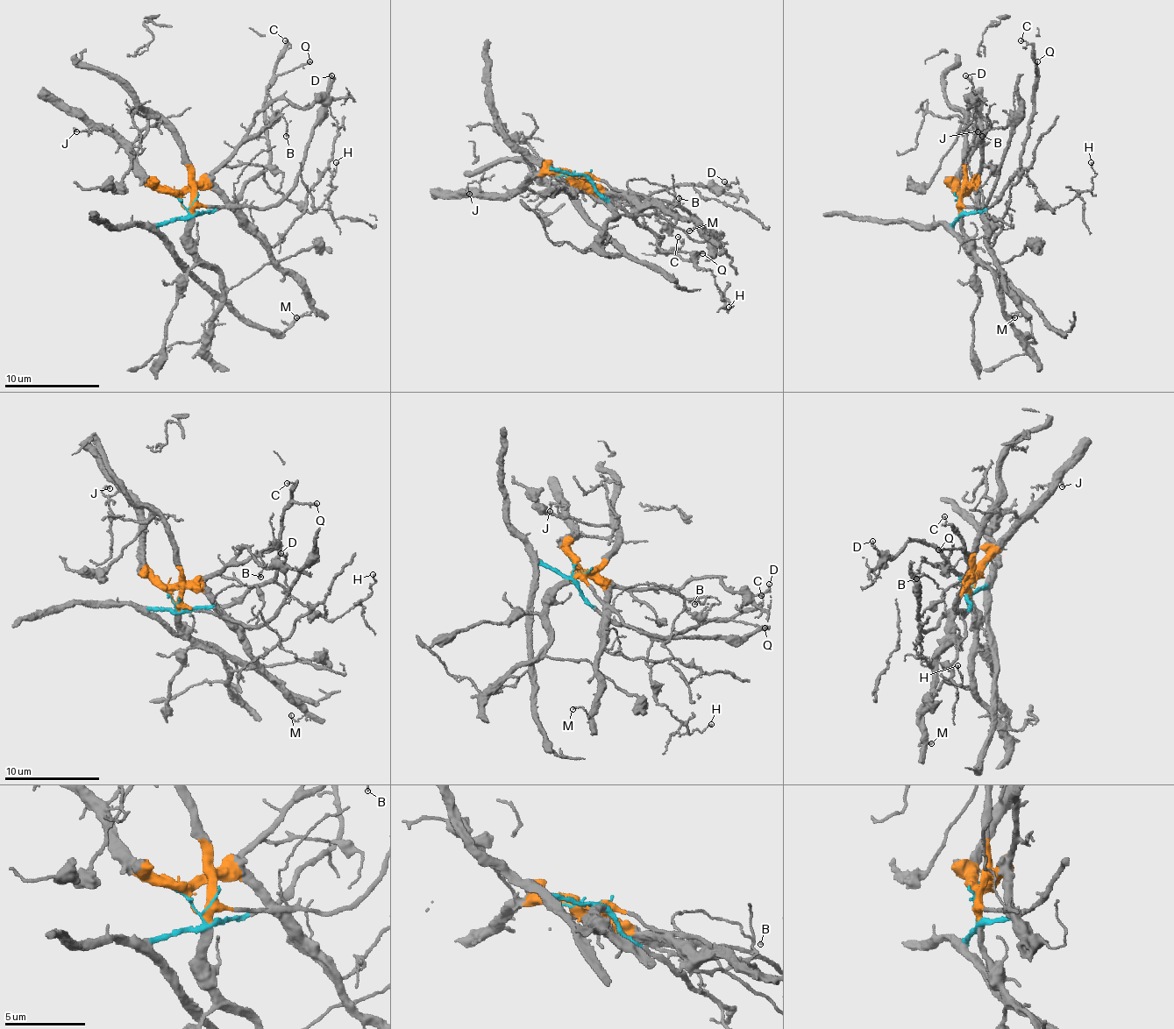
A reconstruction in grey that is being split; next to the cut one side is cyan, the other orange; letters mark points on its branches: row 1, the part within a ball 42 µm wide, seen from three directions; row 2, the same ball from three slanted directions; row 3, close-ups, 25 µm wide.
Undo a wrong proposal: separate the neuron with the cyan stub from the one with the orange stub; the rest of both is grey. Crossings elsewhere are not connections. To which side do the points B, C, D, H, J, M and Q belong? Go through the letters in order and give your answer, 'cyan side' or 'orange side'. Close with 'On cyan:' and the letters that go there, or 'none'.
B: orange side
C: cyan side
D: orange side
H: cyan side
J: orange side
M: orange side
Q: cyan side
On cyan: C, H, Q

